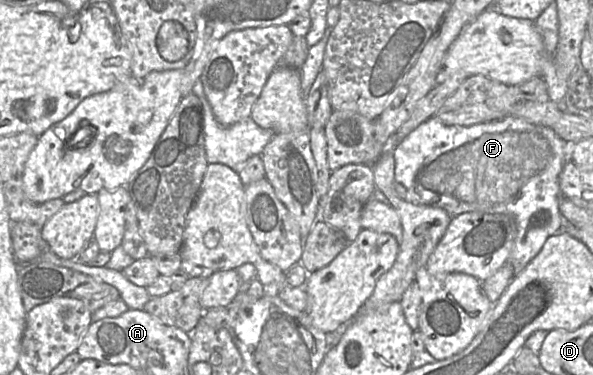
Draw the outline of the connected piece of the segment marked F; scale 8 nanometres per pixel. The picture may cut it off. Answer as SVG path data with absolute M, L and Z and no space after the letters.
M513 115L472 126L448 126L434 116L397 144L393 155L395 182L406 188L407 202L439 207L453 217L466 212L513 216L517 235L508 263L516 274L538 255L550 236L562 231L559 177L569 160L569 144L551 128Z

